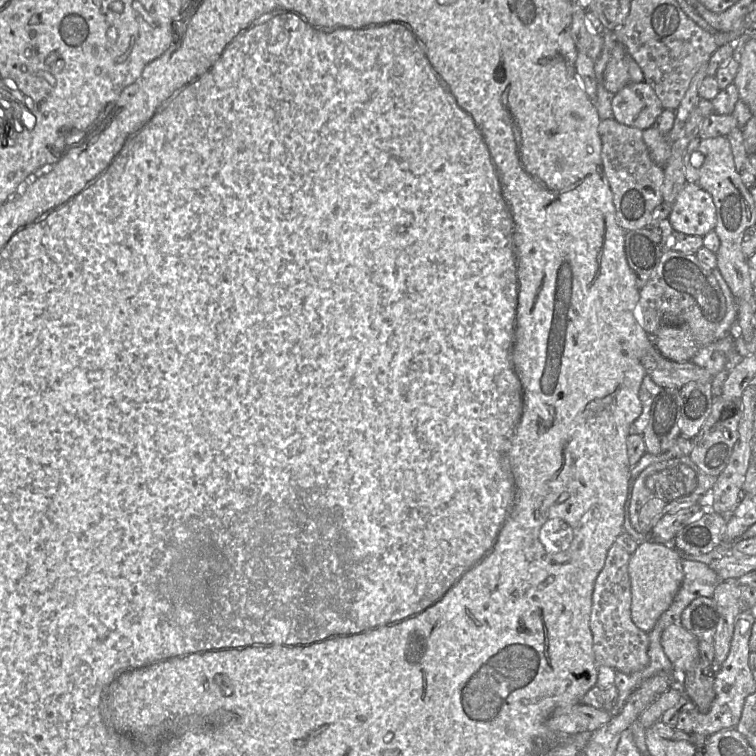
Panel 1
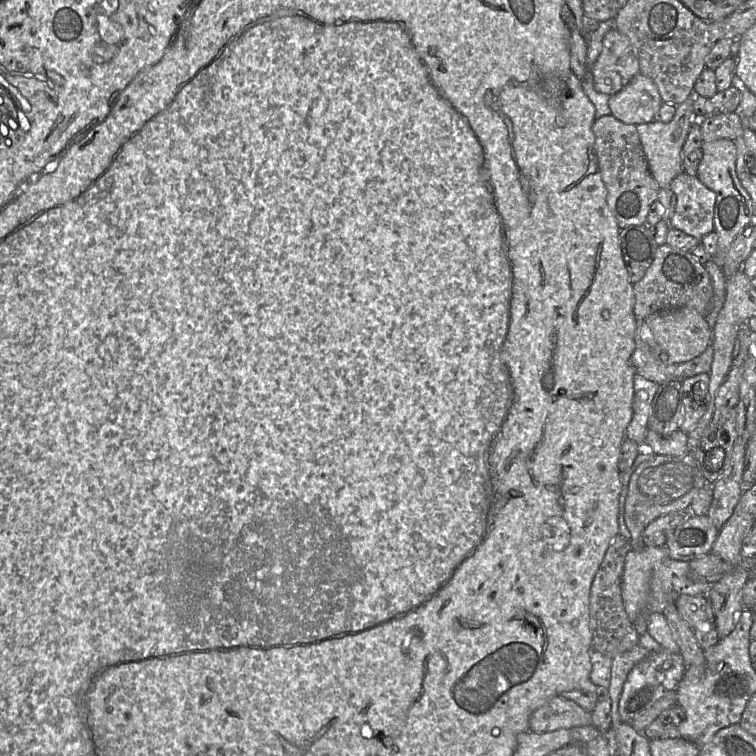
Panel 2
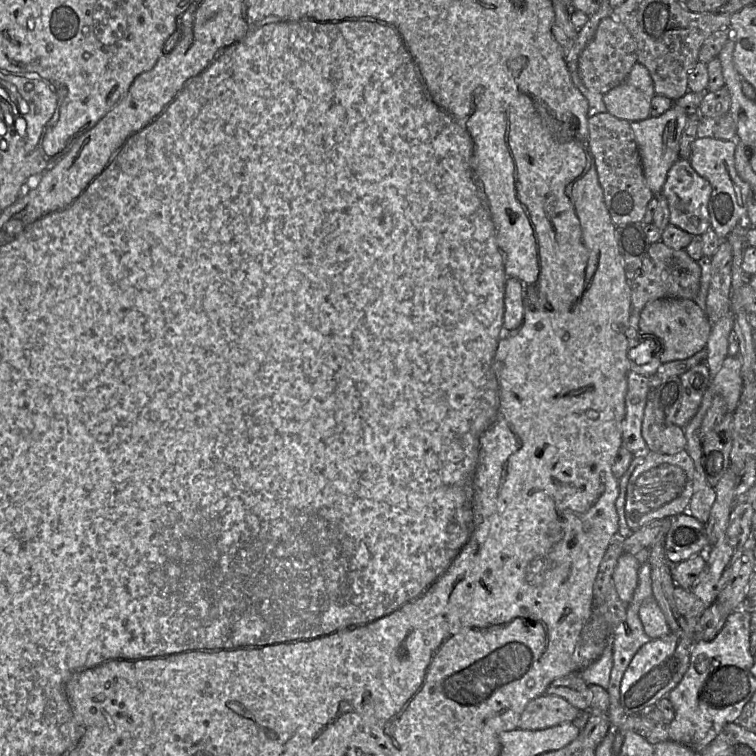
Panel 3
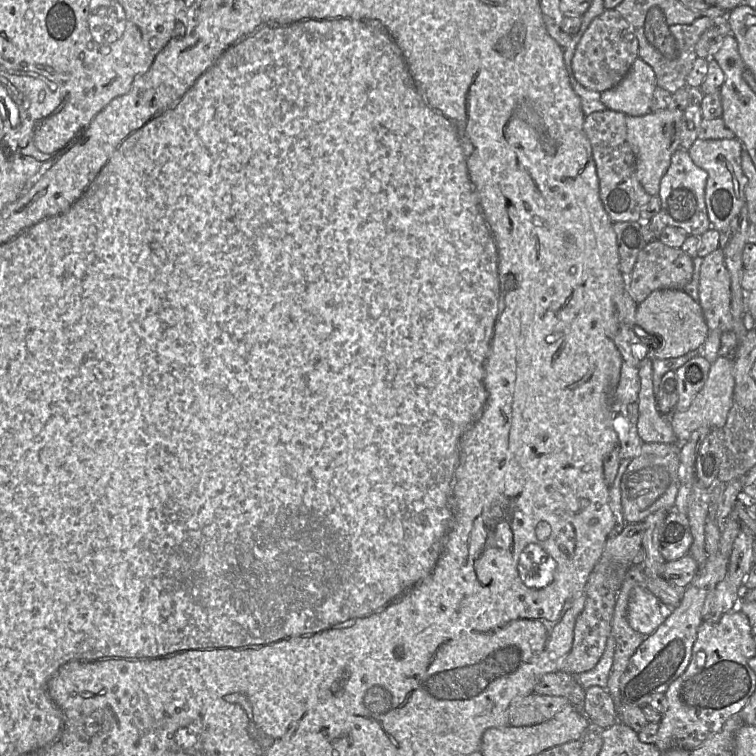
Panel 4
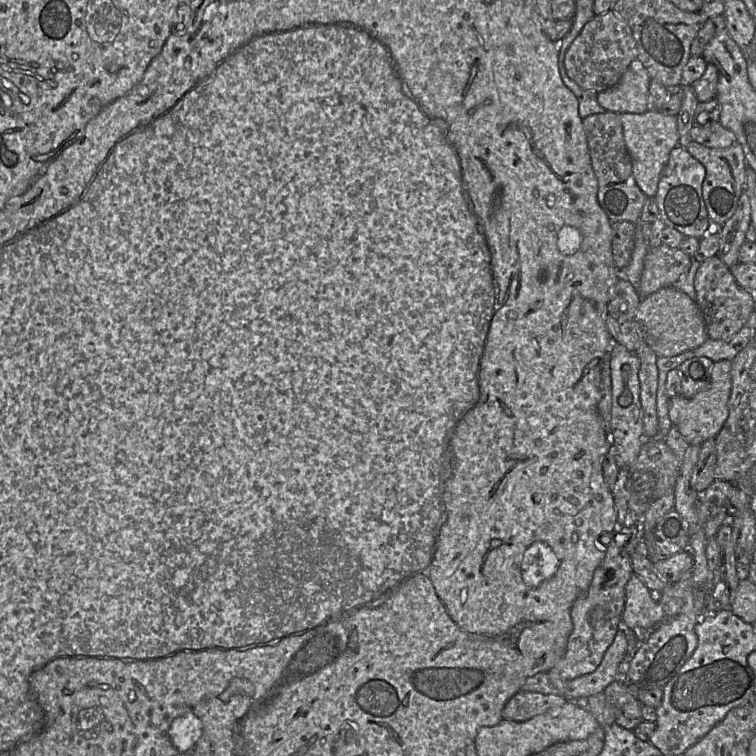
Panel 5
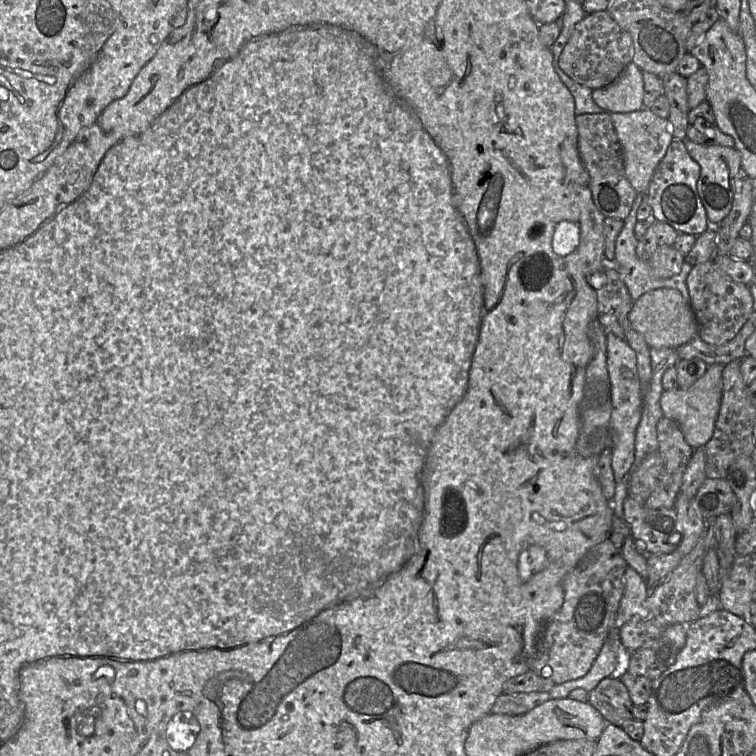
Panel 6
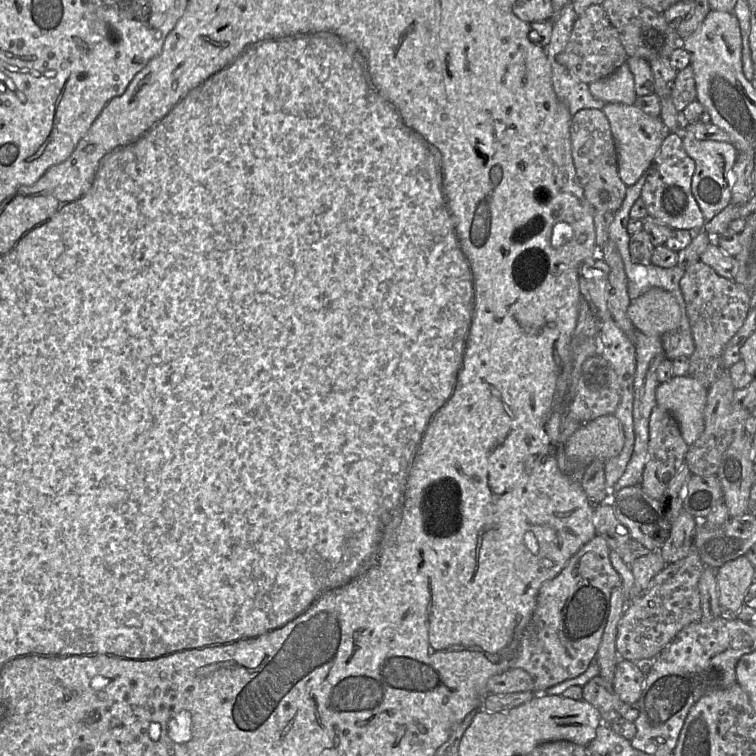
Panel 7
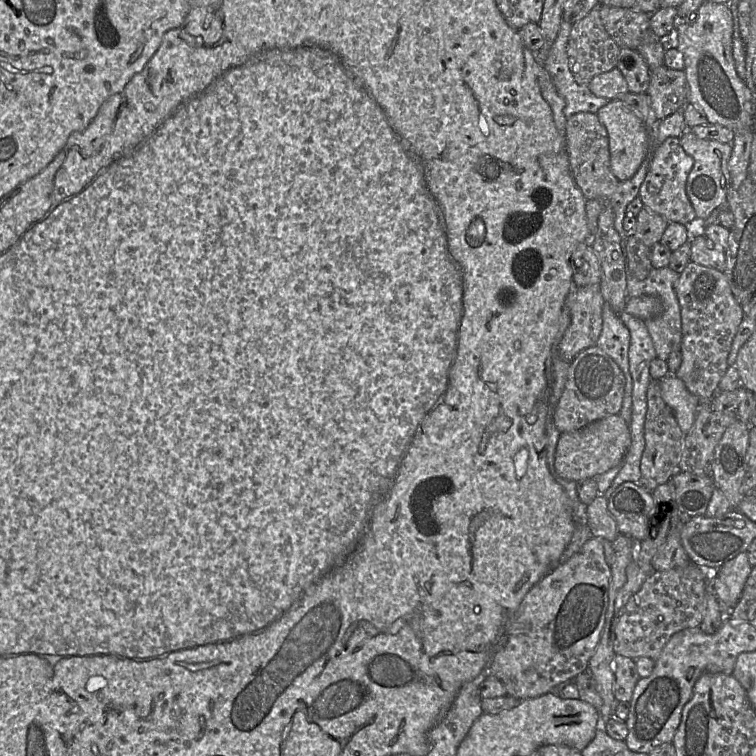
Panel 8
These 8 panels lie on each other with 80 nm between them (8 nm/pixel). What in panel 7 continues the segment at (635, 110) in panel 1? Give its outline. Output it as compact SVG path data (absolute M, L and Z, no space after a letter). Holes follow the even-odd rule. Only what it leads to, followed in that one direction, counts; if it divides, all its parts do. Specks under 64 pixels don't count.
M626 63L611 75L588 85L592 96L605 103L634 105L637 98L634 76Z

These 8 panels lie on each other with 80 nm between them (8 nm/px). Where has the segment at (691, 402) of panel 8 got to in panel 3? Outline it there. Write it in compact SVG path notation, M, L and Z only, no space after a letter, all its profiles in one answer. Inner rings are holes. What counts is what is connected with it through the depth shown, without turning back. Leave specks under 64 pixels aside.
M741 355L727 356L716 376L710 381L709 389L713 395L720 395L727 406L727 411L733 413L736 409L742 391Z

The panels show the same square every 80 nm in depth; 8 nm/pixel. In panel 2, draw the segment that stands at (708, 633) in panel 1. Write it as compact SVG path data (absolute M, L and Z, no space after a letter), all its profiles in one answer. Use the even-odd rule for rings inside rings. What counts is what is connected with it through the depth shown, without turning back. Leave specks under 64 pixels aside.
M681 594L675 600L675 606L682 619L694 630L703 632L715 627L715 613L705 596Z

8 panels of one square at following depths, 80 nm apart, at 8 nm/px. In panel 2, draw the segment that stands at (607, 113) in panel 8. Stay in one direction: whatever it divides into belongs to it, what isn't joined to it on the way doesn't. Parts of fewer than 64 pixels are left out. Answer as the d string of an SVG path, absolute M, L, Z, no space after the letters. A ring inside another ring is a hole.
M691 92L685 101L676 106L675 115L670 122L652 121L635 125L650 172L660 188L669 187L670 182L683 171L682 147L693 125L693 103L694 96Z

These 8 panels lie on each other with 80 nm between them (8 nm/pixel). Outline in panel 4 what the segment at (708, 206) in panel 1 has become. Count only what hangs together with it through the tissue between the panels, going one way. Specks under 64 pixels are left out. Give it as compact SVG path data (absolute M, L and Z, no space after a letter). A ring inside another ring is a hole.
M677 149L673 153L670 166L661 179L658 193L661 200L660 211L665 214L668 226L678 227L688 236L697 237L711 228L705 204L707 178L708 173L694 164L688 151Z

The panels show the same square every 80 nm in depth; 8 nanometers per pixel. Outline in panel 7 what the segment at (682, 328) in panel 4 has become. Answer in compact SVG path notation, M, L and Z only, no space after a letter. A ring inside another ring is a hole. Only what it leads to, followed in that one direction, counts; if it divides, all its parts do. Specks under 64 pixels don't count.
M658 287L631 300L627 313L637 331L659 338L677 330L682 318L674 295Z

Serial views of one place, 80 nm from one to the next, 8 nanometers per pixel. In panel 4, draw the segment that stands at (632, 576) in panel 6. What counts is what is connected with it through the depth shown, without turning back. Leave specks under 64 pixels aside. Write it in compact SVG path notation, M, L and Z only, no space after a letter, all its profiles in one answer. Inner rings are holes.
M638 584L630 592L627 621L634 631L648 636L664 622L668 610L645 585Z

